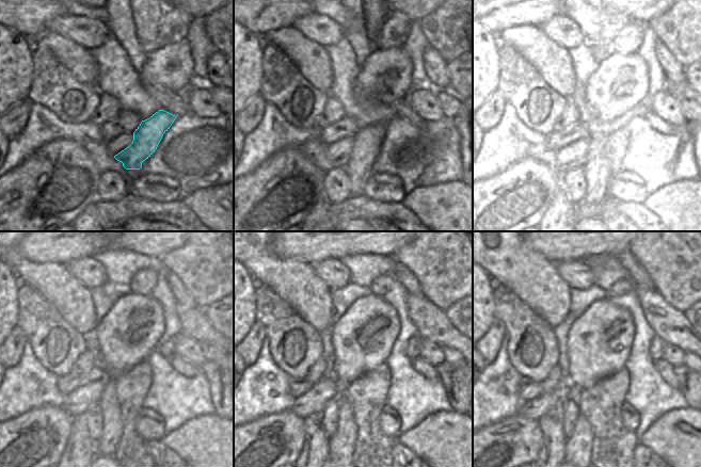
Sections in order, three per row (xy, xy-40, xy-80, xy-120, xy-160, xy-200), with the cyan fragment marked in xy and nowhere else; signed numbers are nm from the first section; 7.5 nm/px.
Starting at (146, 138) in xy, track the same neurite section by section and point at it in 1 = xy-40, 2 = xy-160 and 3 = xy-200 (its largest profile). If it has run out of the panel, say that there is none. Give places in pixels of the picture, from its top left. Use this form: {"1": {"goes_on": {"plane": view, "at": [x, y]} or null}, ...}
{"1": {"goes_on": {"plane": "xy-40", "at": [367, 142]}}, "2": {"goes_on": {"plane": "xy-160", "at": [341, 445]}}, "3": {"goes_on": {"plane": "xy-200", "at": [578, 446]}}}

